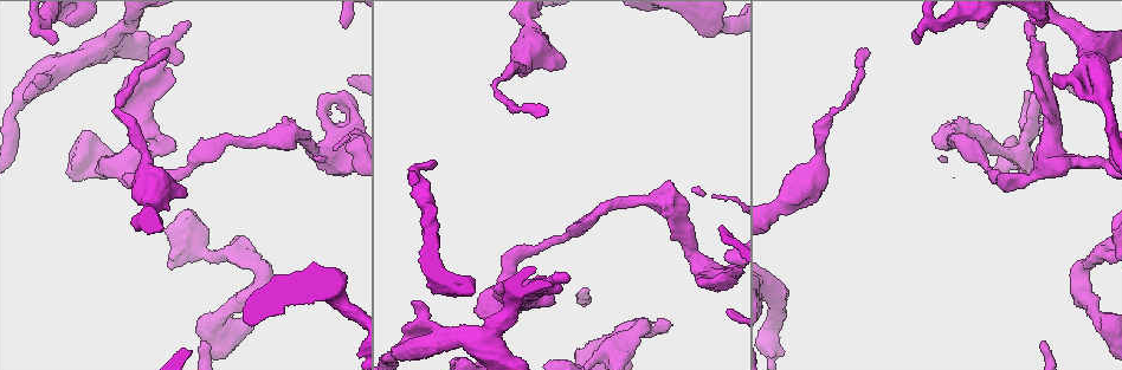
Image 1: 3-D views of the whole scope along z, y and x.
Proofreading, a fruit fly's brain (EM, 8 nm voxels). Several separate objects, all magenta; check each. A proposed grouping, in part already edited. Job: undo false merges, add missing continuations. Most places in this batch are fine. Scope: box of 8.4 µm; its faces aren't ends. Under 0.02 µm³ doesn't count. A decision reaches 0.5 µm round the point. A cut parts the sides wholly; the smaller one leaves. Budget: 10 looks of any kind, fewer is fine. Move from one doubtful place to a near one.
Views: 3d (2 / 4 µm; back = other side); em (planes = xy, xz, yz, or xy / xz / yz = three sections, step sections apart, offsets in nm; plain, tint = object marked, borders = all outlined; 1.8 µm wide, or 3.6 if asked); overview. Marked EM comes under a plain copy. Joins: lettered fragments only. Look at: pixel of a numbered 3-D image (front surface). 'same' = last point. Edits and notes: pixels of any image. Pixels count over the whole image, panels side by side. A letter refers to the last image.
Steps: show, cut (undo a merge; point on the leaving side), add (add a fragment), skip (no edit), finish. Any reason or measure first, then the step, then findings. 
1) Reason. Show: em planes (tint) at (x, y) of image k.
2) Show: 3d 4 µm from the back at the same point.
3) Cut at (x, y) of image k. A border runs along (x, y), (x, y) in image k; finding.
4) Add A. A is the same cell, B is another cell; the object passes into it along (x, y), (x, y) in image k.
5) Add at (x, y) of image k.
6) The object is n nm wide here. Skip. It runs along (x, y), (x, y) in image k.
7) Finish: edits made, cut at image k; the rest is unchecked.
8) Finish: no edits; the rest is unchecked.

Branch stops here. Show: 3d 4 µm at (432, 162) of image 1.

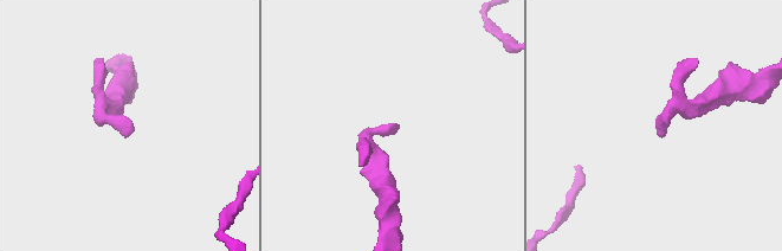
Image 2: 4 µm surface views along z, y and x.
Show: em planes (borders) at (661, 138) of image 2.

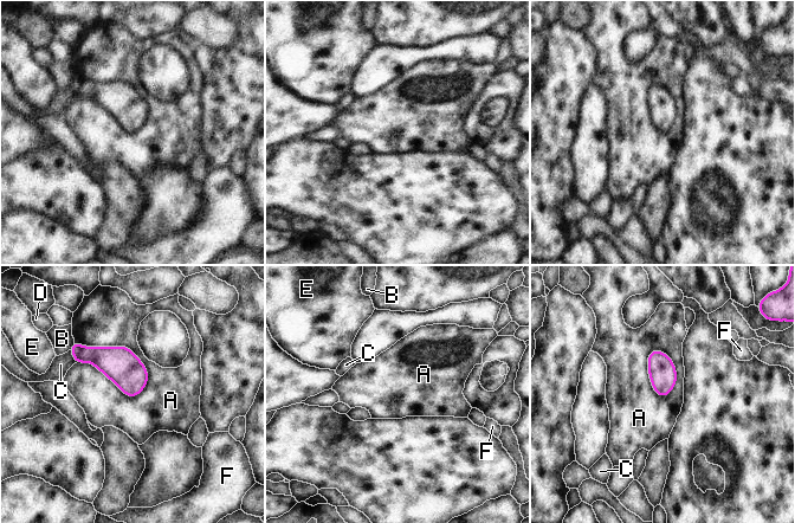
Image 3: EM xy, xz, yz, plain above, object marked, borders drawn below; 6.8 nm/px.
Skip. A, B, C, D, E and F are other cells; a border runs along (75, 341), (128, 347), (148, 382) in image 3; no lettered fragment goes on from it.

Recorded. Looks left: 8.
Free end. Show: em planes (borders) at (1054, 74) of image 1.

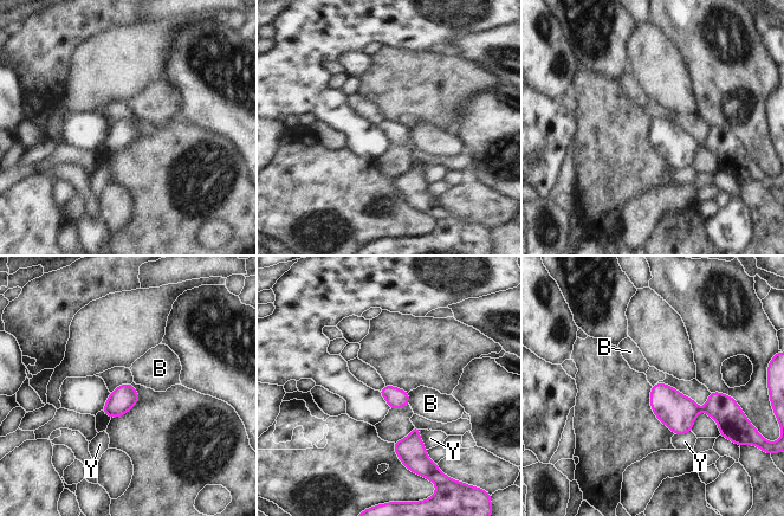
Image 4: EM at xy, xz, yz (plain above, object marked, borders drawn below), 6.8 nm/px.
The longest contact is with Y, 150 nm. Skip. B and Y are other cells; a border runs along (408, 392), (409, 404) in image 4; none of them fits.

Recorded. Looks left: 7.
Arms part here. Show: em 3.6 µm planes (borders) at (1053, 120) of image 1.

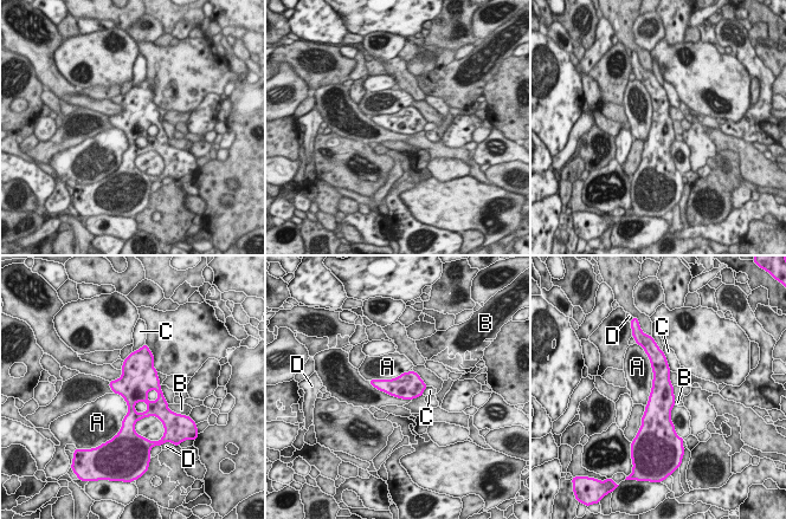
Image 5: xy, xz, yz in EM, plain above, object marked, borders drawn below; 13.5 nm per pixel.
The object is 340 nm wide here. Skip. A, B, C and D are other cells; a border runs along (644, 351), (652, 372), (645, 407) in image 5; continuous, no second cell.

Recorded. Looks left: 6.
An open end. Show: 3d 4 µm at (168, 51) of image 1.

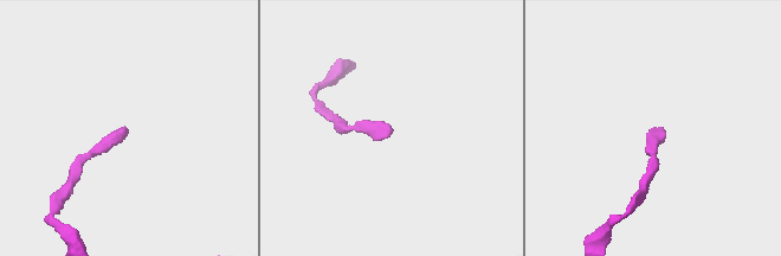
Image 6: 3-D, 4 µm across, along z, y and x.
Need the tissue. Show: em yz step 4 (tint) at (389, 130) of image 6.

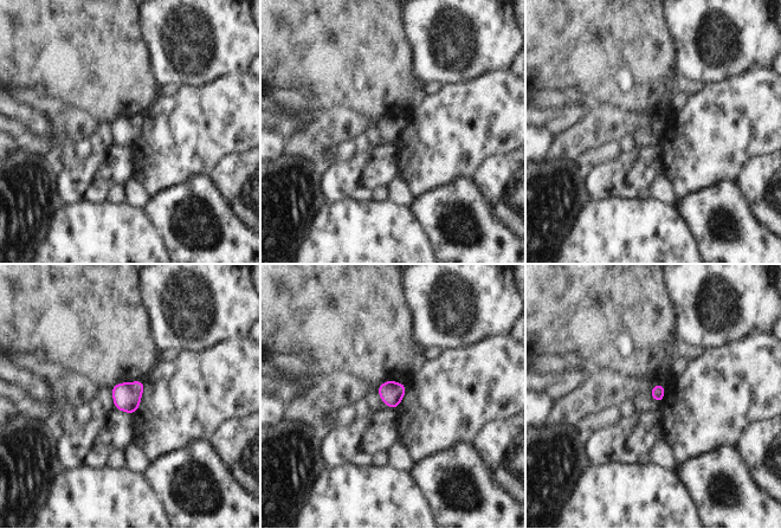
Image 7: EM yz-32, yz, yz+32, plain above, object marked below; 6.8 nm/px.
Show: em planes (borders) at the same point.

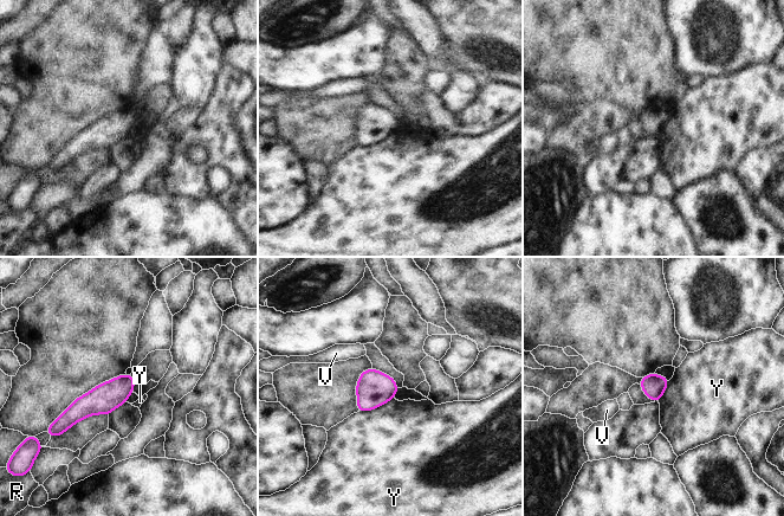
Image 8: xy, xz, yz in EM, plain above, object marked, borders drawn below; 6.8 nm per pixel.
The object is 160 nm wide here. Skip. R, V and Y are other cells; it runs along (130, 380), (84, 406), (65, 426) in image 8; none of them fits.

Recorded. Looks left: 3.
Finish: no edits; the rest is unchecked.

